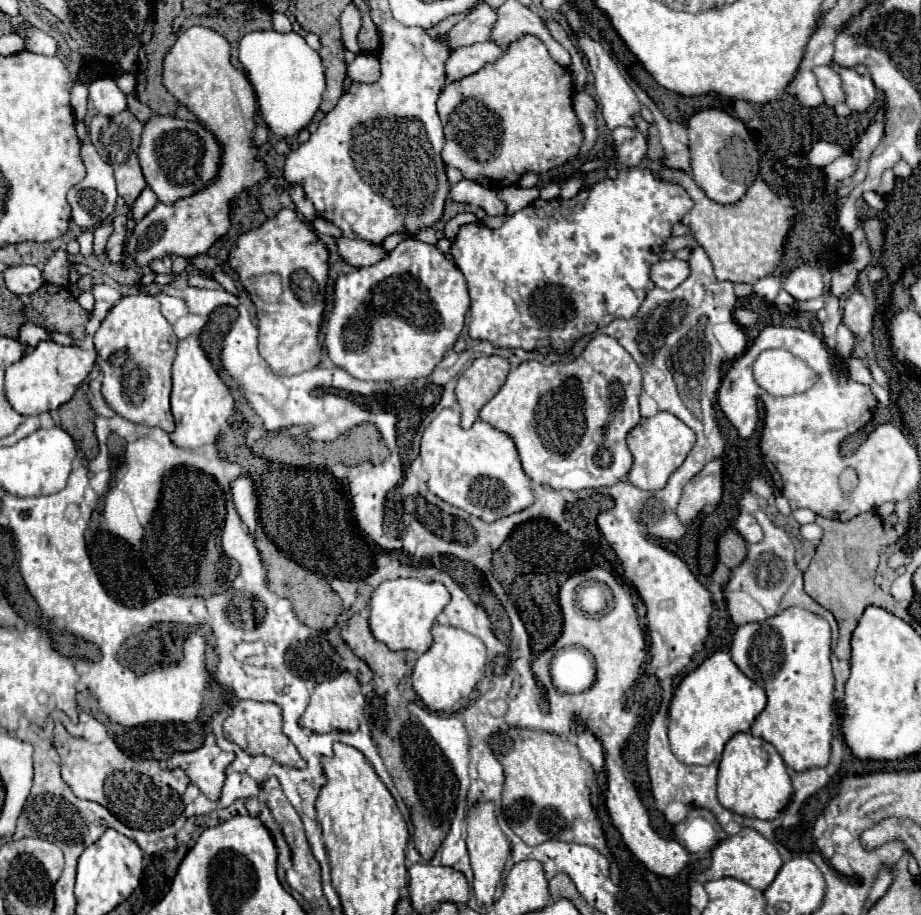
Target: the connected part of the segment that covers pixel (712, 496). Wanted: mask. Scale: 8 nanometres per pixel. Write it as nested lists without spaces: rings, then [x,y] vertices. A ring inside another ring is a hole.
[[[722,459],[710,461],[698,475],[694,475],[678,501],[676,517],[682,525],[688,525],[704,505],[716,505],[722,497]]]

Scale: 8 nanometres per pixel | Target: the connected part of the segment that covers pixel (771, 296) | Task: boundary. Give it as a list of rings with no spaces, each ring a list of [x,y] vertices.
[[[768,275],[768,277],[760,279],[760,281],[754,285],[754,293],[756,293],[760,299],[768,301],[768,303],[772,303],[772,301],[776,299],[776,295],[778,295],[780,289],[782,289],[782,281],[778,281],[776,275]]]

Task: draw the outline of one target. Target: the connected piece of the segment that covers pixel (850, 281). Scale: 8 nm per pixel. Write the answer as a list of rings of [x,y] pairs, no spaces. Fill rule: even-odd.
[[[850,263],[838,265],[838,267],[834,269],[834,273],[832,273],[832,281],[830,281],[830,285],[832,285],[832,293],[834,293],[836,297],[844,295],[844,293],[856,283],[856,275],[858,275],[858,271],[856,271]]]

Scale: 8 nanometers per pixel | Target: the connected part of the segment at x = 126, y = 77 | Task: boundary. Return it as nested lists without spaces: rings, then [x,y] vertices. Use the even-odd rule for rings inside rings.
[[[132,71],[124,73],[122,77],[116,79],[116,83],[118,83],[118,87],[120,87],[122,93],[130,95],[130,93],[134,93],[134,89],[136,89],[136,73],[132,73]]]

